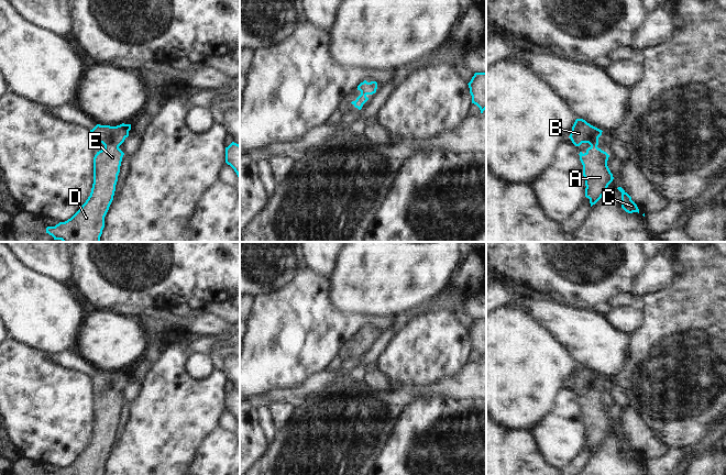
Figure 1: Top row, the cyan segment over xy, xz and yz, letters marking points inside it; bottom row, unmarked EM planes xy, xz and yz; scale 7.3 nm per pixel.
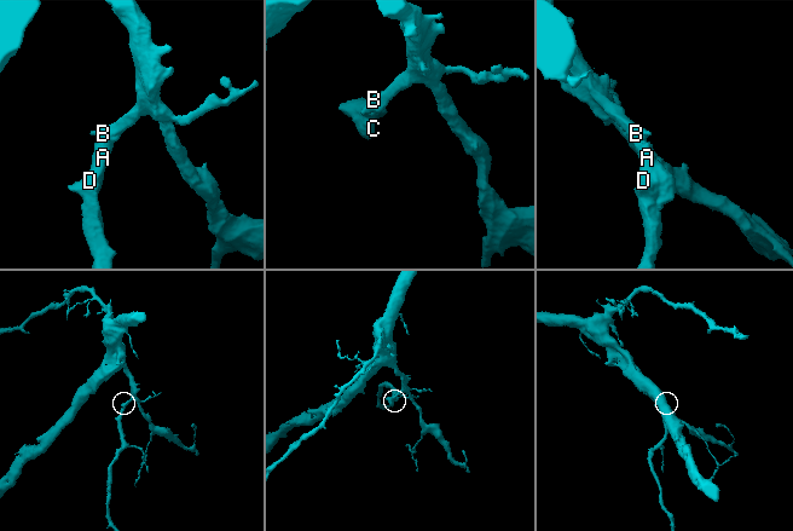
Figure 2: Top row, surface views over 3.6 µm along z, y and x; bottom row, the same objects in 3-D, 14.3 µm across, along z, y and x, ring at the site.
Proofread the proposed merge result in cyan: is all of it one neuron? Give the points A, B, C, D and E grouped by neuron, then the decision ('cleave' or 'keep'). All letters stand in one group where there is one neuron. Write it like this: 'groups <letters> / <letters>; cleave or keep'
groups A B C D E; keep

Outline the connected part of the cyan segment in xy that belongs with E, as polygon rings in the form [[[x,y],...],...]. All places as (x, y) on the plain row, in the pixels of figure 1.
[[[97,371],[90,376],[104,395],[94,404],[94,430],[90,442],[67,467],[46,475],[103,475],[104,463],[113,446],[124,399],[119,393],[129,383],[131,371],[117,373]]]

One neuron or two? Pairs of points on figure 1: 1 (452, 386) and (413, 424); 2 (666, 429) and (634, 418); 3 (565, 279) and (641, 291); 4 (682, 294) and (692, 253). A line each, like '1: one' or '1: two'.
1: two
2: two
3: two
4: one

